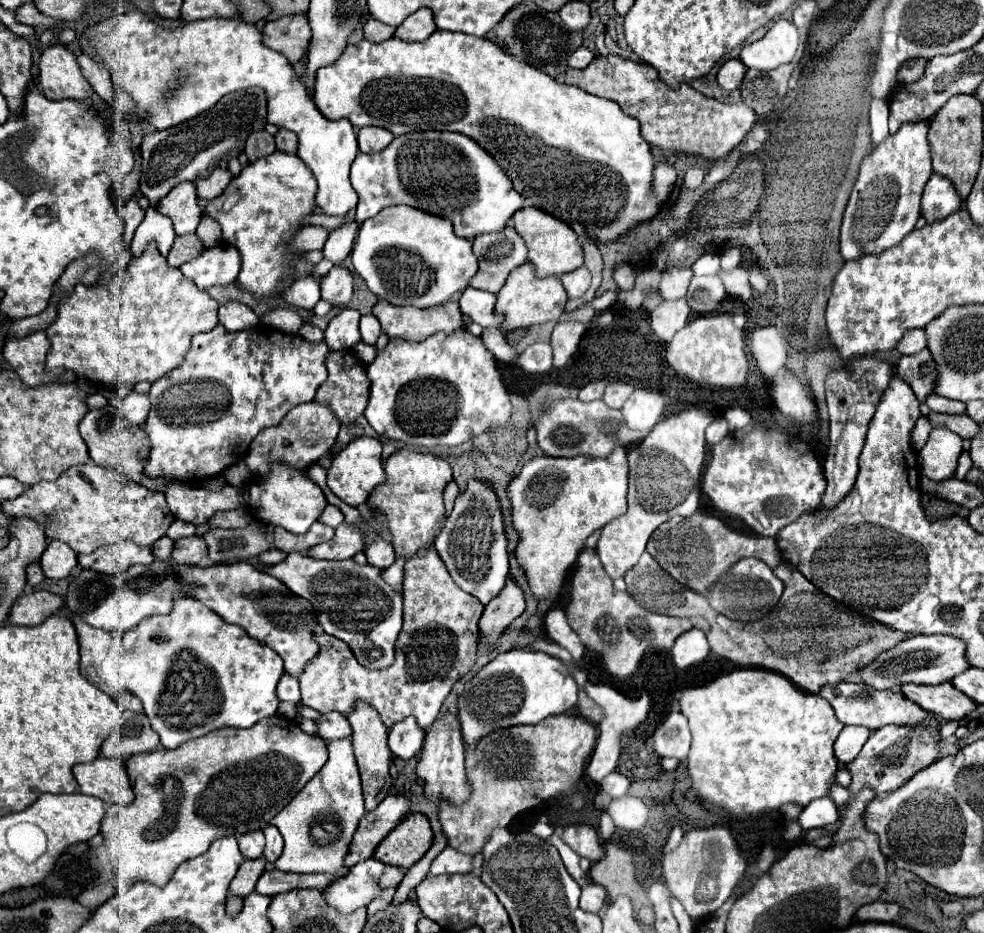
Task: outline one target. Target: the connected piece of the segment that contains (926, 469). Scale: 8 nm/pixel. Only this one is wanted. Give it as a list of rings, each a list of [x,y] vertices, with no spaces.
[[[936,427],[930,431],[928,443],[918,455],[918,471],[932,481],[950,479],[956,473],[960,453],[962,437],[948,431],[946,427]]]

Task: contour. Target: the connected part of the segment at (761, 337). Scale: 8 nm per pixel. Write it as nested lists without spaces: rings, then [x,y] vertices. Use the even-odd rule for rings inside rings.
[[[774,327],[754,329],[750,335],[750,351],[766,377],[774,377],[786,363],[786,341]]]

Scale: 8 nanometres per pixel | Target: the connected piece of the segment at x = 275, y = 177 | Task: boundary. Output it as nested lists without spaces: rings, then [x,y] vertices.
[[[274,151],[272,155],[266,155],[266,157],[258,159],[256,163],[250,163],[248,167],[244,167],[242,173],[230,181],[230,185],[226,187],[226,191],[220,197],[208,201],[206,213],[220,223],[222,241],[236,247],[242,255],[242,269],[238,275],[238,283],[242,289],[254,293],[258,299],[274,297],[276,287],[278,287],[280,279],[284,277],[286,267],[294,265],[296,277],[314,273],[314,265],[306,265],[302,253],[300,255],[286,253],[290,237],[302,227],[302,219],[314,211],[314,197],[316,197],[316,179],[314,179],[312,171],[308,171],[306,163],[298,155]]]

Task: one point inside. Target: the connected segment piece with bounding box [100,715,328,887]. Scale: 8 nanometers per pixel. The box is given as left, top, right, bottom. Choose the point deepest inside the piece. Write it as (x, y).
(247, 777)

